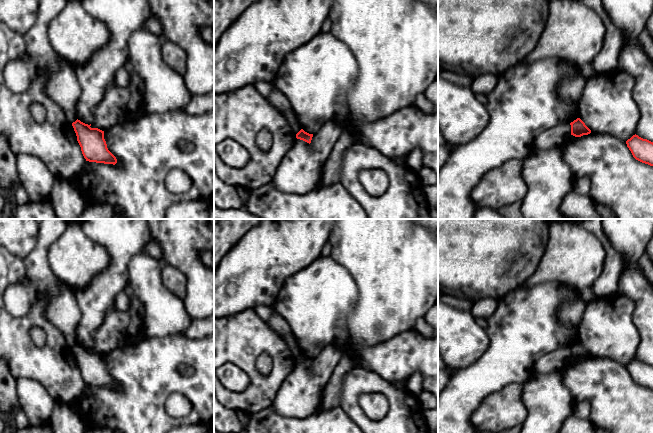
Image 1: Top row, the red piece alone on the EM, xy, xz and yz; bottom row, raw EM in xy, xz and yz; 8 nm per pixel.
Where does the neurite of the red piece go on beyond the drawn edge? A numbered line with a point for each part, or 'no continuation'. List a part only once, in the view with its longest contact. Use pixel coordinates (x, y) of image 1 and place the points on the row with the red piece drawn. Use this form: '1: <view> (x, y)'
no continuation

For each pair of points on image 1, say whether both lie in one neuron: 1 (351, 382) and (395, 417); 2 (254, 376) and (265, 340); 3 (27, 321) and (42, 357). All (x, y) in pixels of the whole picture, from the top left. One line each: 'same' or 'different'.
1: same
2: same
3: same

